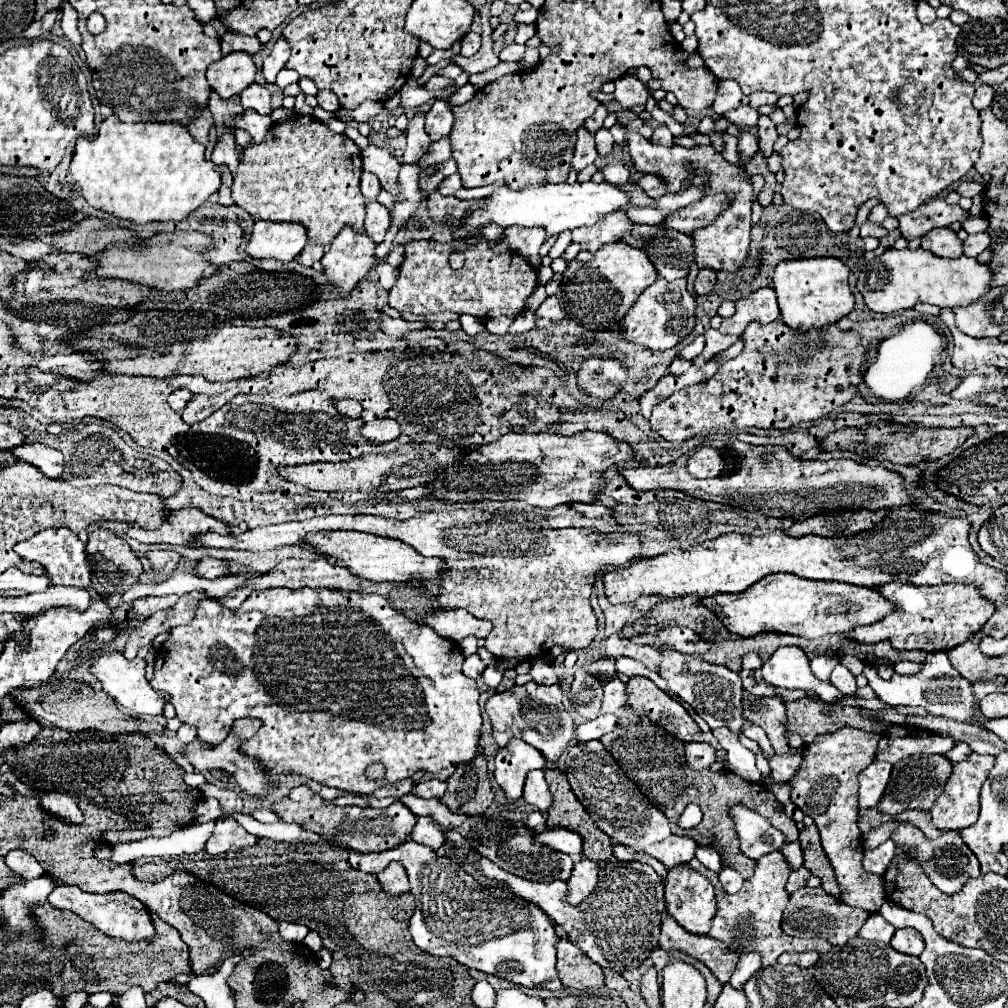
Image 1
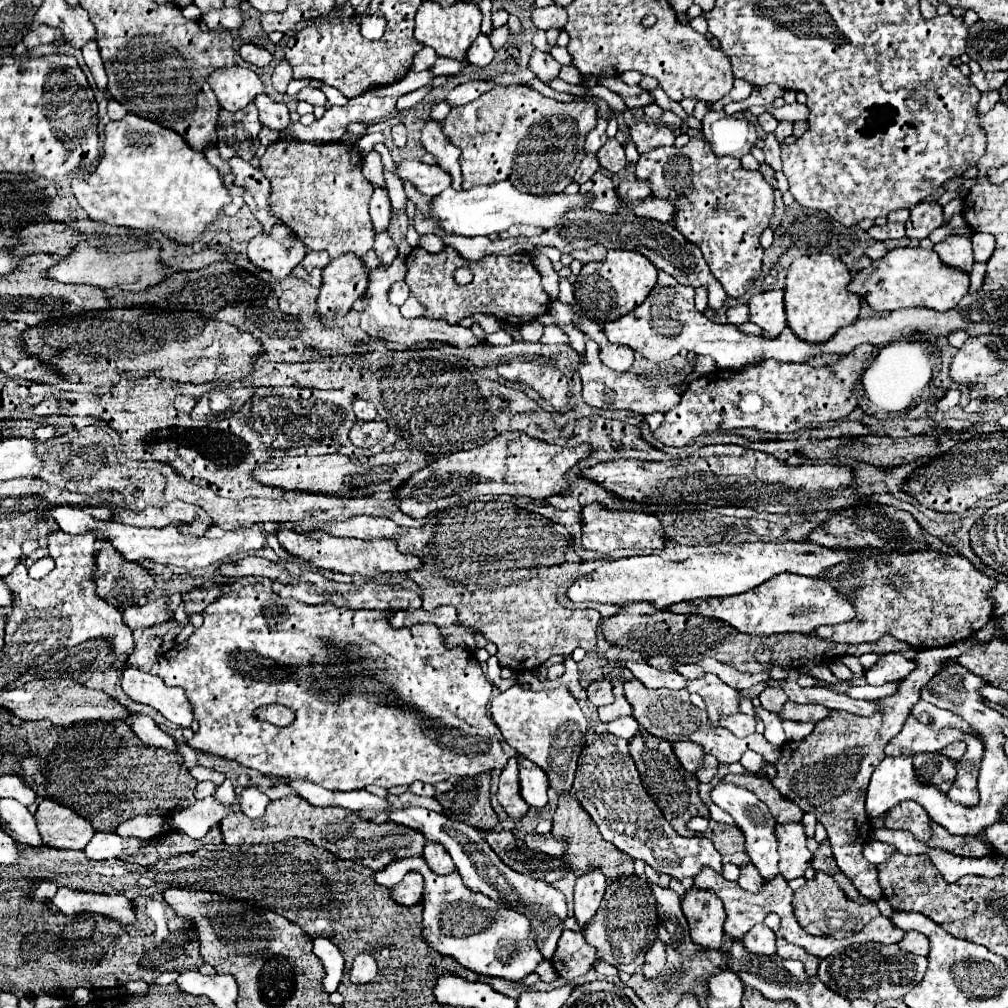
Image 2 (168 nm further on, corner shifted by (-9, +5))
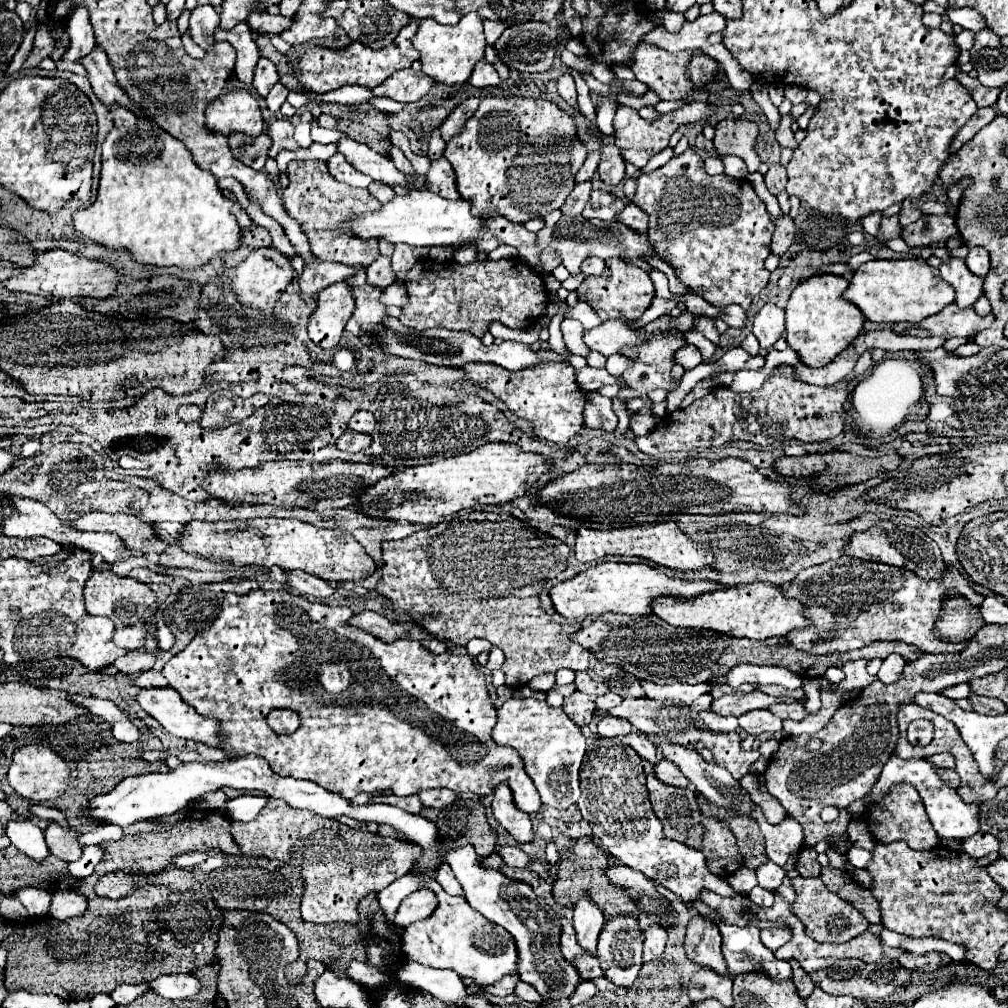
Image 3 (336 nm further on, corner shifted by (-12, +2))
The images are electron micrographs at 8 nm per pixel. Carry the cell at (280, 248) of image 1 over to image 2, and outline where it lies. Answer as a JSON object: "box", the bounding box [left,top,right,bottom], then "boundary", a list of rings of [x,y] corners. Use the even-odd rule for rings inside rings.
{"box":[247,224,307,278],"boundary":[[[285,224],[273,226],[269,234],[257,234],[249,246],[247,256],[259,268],[269,270],[275,278],[285,278],[307,254],[305,244]]]}

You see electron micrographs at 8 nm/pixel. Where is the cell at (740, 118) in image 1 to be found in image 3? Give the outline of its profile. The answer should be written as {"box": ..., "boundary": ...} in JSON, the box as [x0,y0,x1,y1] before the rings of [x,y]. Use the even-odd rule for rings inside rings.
{"box":[776,115,798,149],"boundary":[[[784,115],[782,121],[780,121],[780,129],[776,131],[776,139],[778,139],[778,143],[782,147],[788,147],[788,149],[796,149],[798,147],[796,139],[794,139],[794,133],[790,131],[790,125],[794,121],[796,121],[796,117],[792,117],[792,115]]]}

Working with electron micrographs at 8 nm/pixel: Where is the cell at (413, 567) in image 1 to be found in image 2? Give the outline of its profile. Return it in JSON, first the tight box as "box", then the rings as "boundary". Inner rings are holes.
{"box":[277,530,423,580],"boundary":[[[279,530],[277,540],[281,546],[291,552],[297,558],[303,558],[311,562],[313,566],[343,572],[343,574],[361,574],[365,580],[375,578],[379,572],[411,572],[423,566],[423,562],[413,554],[401,554],[397,550],[397,544],[391,538],[379,538],[379,540],[359,540],[359,538],[337,538],[323,532],[309,532],[309,534],[297,534],[293,530]]]}

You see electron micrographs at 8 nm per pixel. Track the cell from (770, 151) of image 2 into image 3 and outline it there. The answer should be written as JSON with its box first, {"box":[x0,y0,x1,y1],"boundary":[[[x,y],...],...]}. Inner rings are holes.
{"box":[764,165,786,195],"boundary":[[[772,165],[768,169],[768,173],[764,175],[764,181],[766,181],[766,187],[772,195],[780,195],[782,191],[786,191],[786,169],[782,165]]]}

